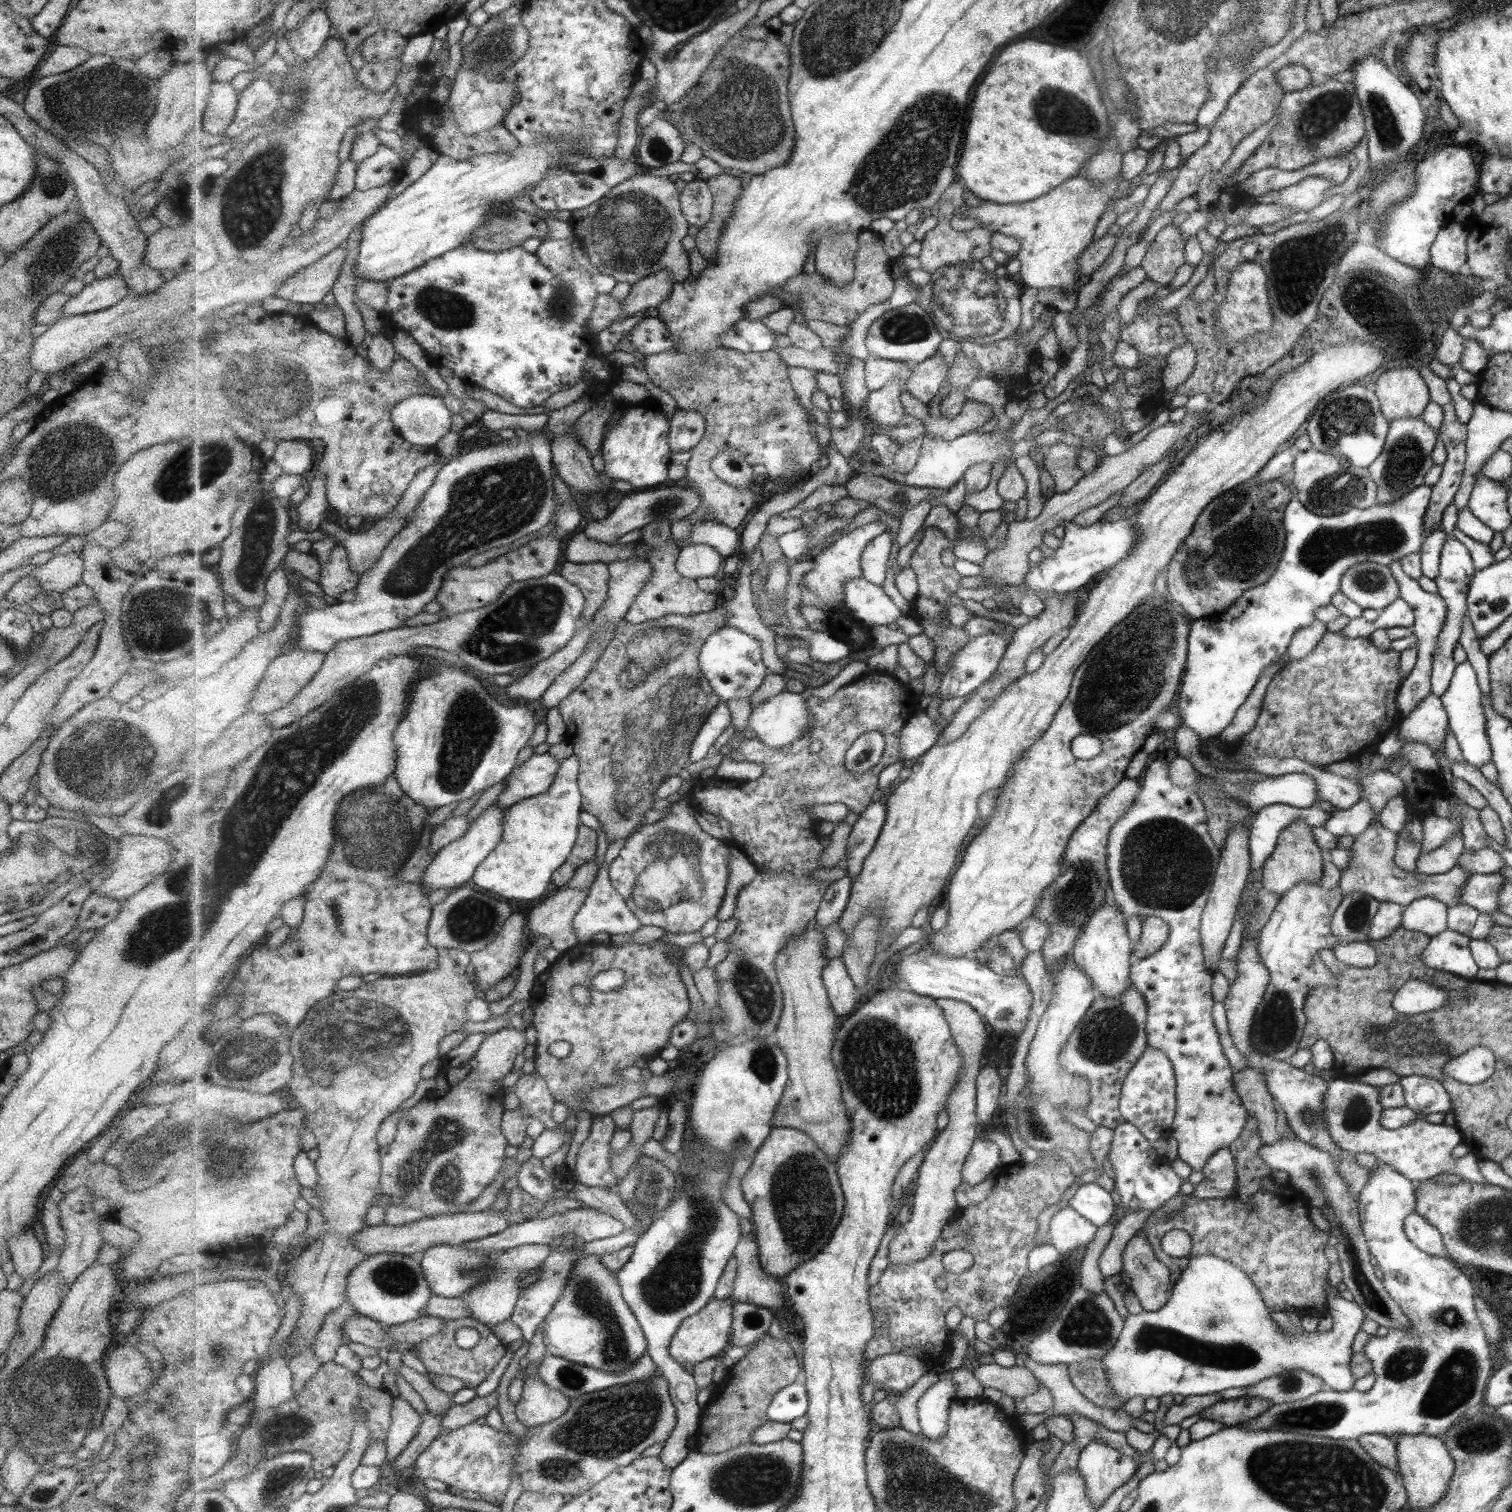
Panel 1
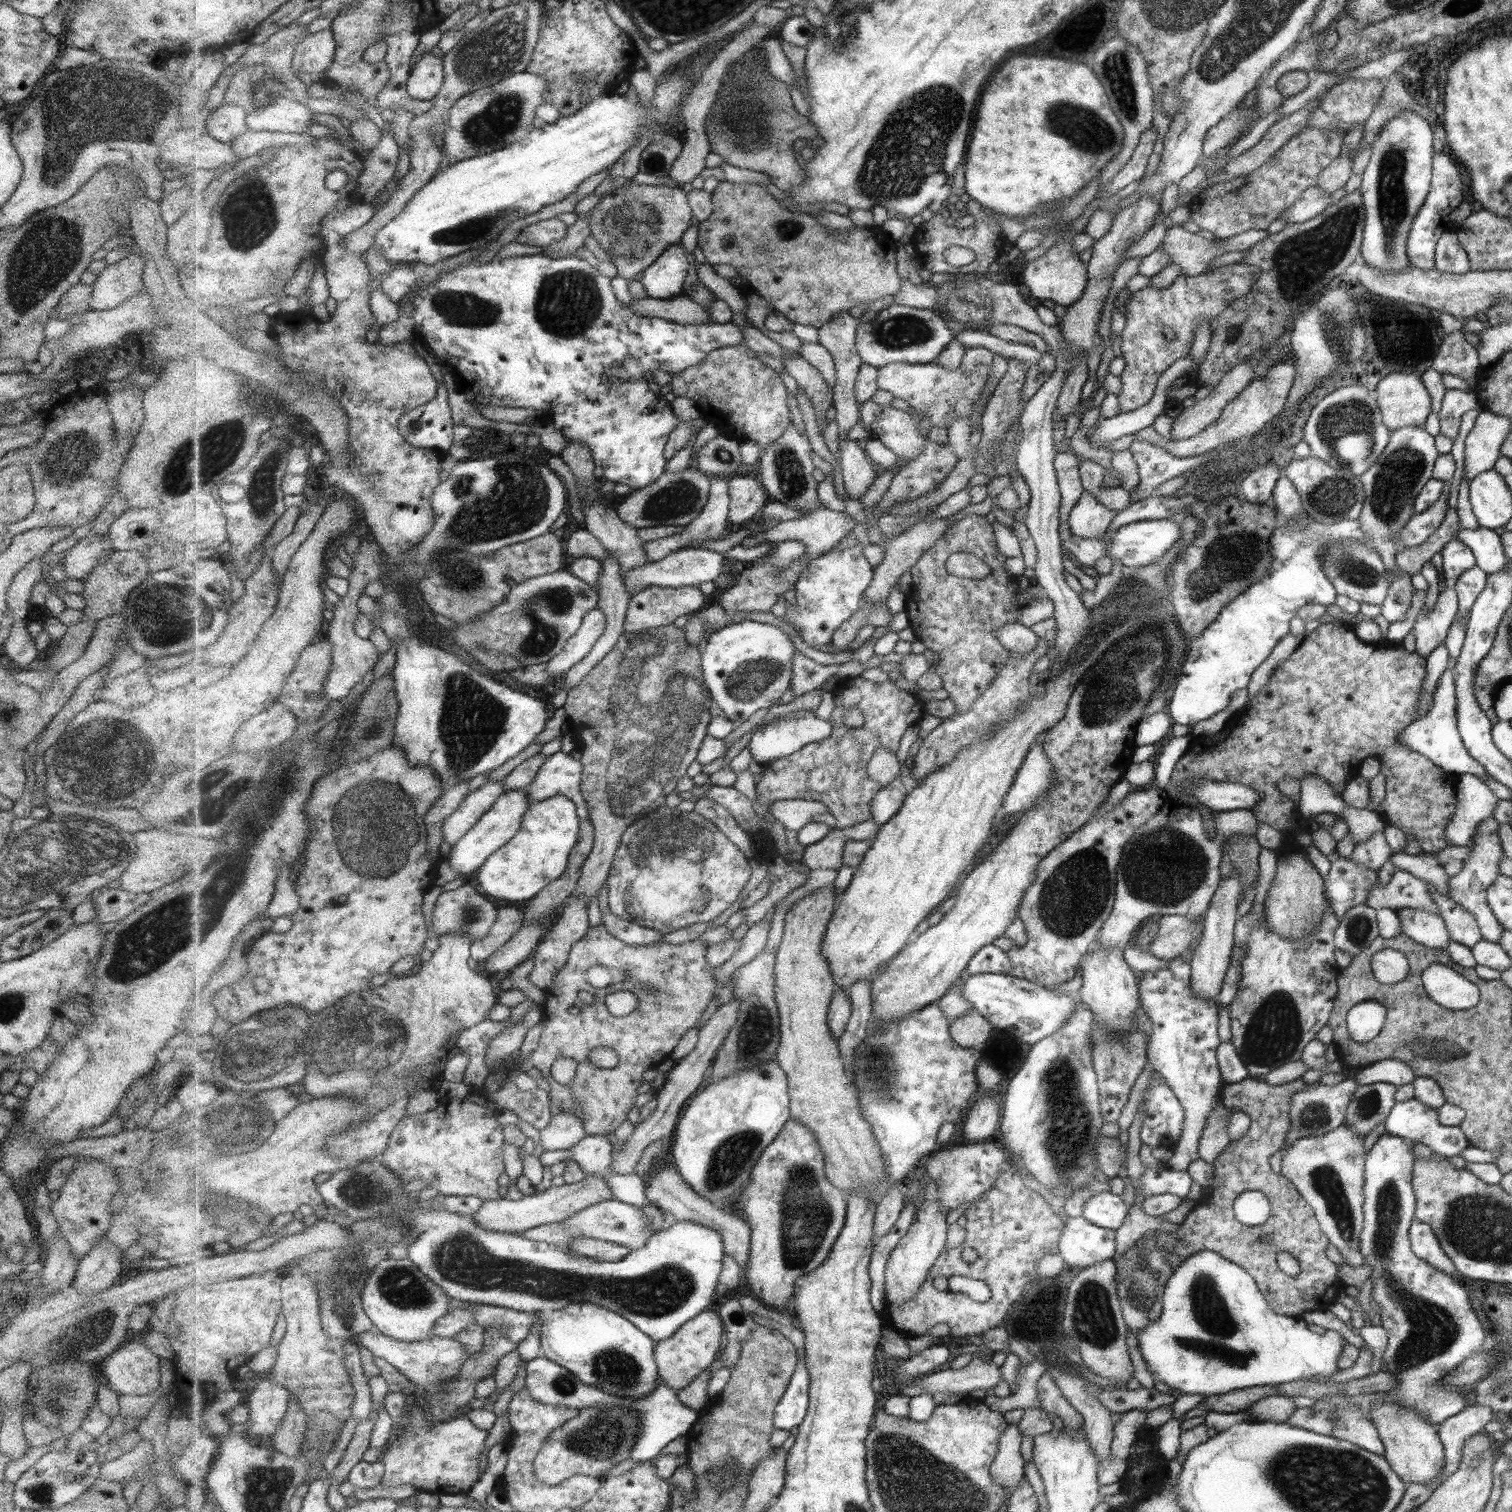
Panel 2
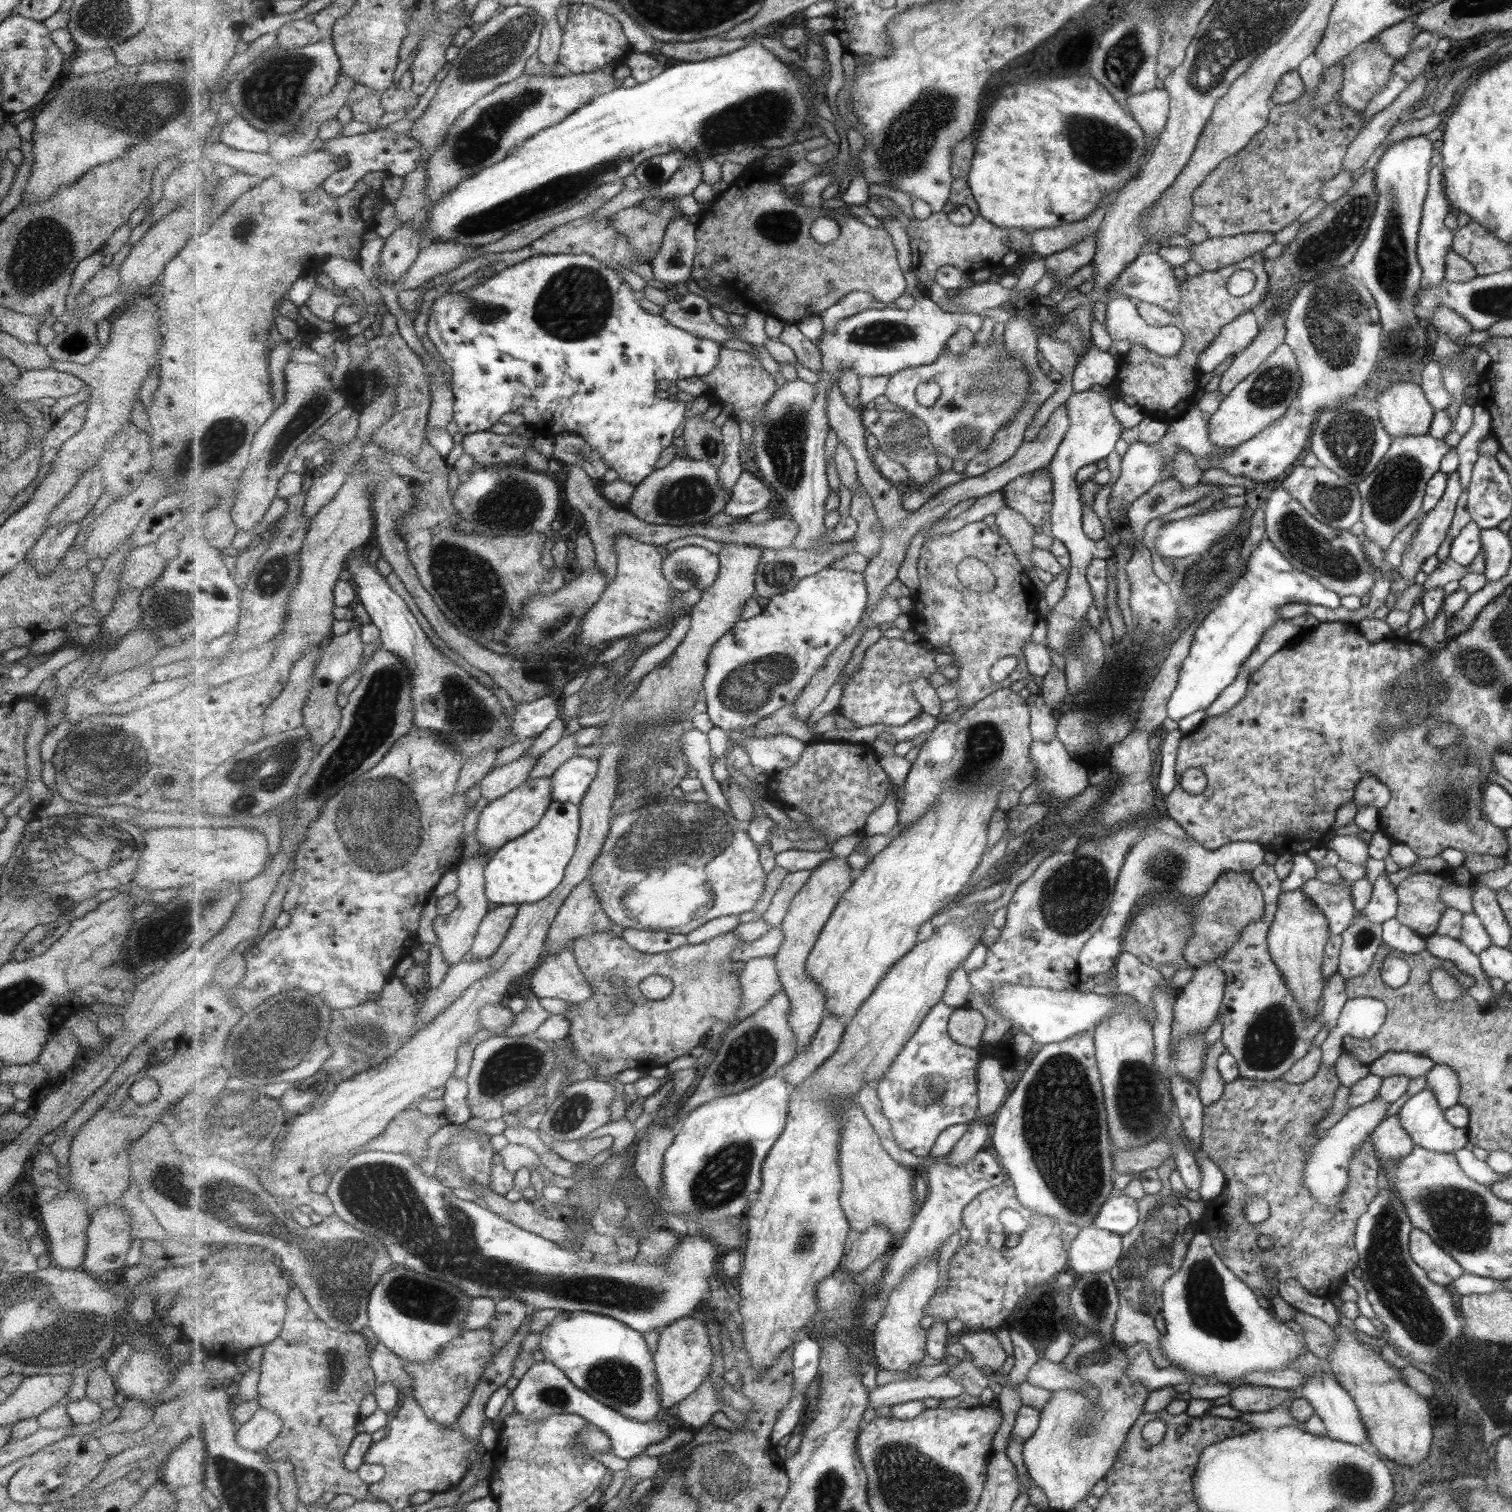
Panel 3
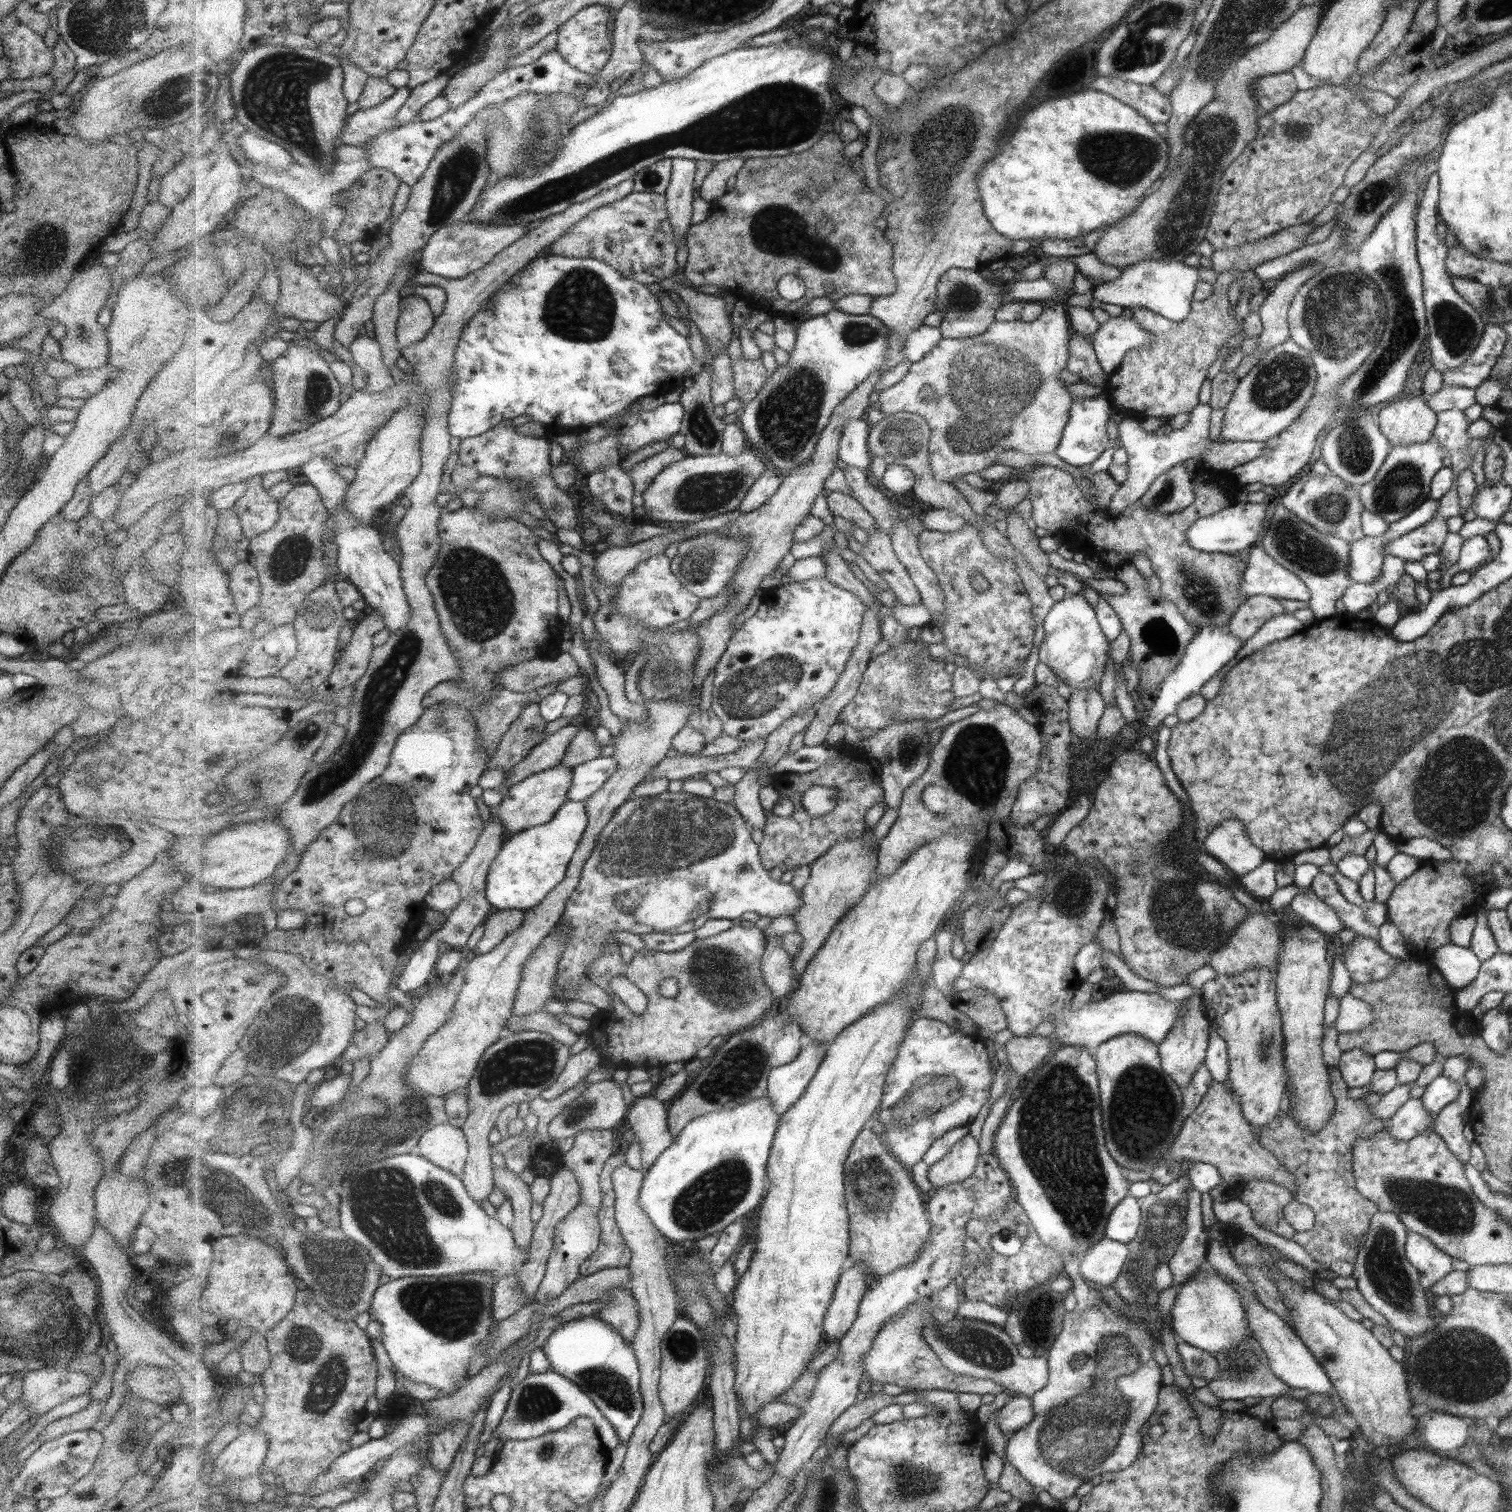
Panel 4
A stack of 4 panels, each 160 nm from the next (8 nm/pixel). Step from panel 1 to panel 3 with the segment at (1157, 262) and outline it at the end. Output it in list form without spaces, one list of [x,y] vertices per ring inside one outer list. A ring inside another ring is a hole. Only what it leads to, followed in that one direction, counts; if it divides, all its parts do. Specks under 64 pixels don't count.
[[[1253,232],[1237,236],[1208,237],[1187,249],[1191,260],[1195,260],[1203,271],[1211,272],[1261,254],[1272,242],[1275,242],[1272,233]]]

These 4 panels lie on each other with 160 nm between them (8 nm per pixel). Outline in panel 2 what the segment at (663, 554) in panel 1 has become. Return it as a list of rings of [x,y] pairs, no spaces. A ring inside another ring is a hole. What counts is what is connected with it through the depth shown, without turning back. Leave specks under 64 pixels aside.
[[[651,586],[639,592],[630,600],[625,628],[626,632],[641,632],[650,628],[659,628],[673,624],[677,618],[700,611],[711,602],[711,598],[703,595],[699,587],[660,588]]]

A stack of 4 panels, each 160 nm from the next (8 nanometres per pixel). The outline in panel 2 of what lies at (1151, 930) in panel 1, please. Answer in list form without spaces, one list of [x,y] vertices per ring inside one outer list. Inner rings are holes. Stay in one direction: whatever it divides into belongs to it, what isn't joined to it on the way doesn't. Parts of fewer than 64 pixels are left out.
[[[1165,915],[1157,918],[1158,934],[1150,944],[1149,953],[1157,959],[1173,960],[1188,950],[1192,942],[1196,943],[1203,933],[1202,916],[1195,922],[1187,920],[1185,916]]]

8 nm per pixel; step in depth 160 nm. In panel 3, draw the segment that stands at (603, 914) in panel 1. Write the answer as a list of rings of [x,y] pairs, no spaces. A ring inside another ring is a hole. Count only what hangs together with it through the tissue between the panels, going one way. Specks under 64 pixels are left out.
[[[635,928],[624,929],[623,938],[637,950],[647,954],[671,952],[688,944],[686,934],[671,934],[664,931],[646,932]]]

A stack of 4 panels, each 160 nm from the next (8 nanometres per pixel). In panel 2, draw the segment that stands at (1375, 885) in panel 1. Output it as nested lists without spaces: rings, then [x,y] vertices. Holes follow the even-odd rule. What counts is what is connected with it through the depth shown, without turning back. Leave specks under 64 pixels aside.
[[[1493,818],[1481,821],[1470,838],[1469,847],[1467,847],[1469,853],[1467,853],[1465,861],[1462,862],[1462,869],[1455,876],[1449,876],[1447,881],[1447,898],[1466,909],[1475,918],[1482,939],[1491,941],[1493,944],[1498,944],[1504,930],[1495,918],[1494,912],[1491,912],[1486,896],[1488,887],[1492,886],[1492,882],[1500,875],[1499,861],[1504,856],[1498,832],[1499,824]],[[1331,855],[1330,869],[1323,879],[1323,892],[1339,923],[1351,907],[1365,901],[1368,890],[1375,885],[1379,885],[1376,872],[1349,858]]]

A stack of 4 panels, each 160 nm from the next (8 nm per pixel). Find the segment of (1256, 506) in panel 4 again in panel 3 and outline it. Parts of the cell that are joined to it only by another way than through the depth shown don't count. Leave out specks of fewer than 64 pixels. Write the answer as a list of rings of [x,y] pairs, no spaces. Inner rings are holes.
[[[1225,507],[1219,510],[1205,511],[1201,515],[1191,515],[1183,519],[1162,523],[1154,541],[1154,547],[1161,558],[1191,559],[1207,552],[1216,539],[1221,537],[1228,539],[1227,534],[1235,530],[1235,526],[1241,522],[1241,513],[1246,511],[1241,507]]]

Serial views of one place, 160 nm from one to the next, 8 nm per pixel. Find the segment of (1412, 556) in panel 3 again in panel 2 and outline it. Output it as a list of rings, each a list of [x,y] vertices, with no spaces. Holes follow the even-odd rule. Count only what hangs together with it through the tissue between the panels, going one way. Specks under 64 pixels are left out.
[[[1401,574],[1390,582],[1386,590],[1386,598],[1380,604],[1380,614],[1387,622],[1404,619],[1404,612],[1414,605],[1411,597],[1414,587],[1409,580],[1409,574]]]

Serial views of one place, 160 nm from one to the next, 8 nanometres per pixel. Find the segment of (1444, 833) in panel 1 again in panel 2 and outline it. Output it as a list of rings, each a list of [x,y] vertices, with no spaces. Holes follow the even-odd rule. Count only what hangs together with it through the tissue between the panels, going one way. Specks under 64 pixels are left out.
[[[1469,774],[1454,776],[1455,813],[1445,827],[1447,847],[1469,847],[1470,838],[1477,825],[1485,819],[1492,818],[1491,811],[1499,802],[1493,792]],[[1419,853],[1416,855],[1395,854],[1390,858],[1390,863],[1395,870],[1402,870],[1414,876],[1417,880],[1422,880],[1424,883],[1428,882],[1441,896],[1448,896],[1448,876],[1442,866],[1439,866],[1437,859],[1435,859],[1437,853]]]

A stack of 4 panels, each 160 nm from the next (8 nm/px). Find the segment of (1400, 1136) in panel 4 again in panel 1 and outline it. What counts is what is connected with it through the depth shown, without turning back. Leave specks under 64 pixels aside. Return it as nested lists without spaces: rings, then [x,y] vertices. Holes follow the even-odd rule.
[[[1376,1162],[1376,1164],[1368,1172],[1366,1183],[1359,1189],[1358,1197],[1358,1217],[1360,1220],[1360,1229],[1362,1235],[1366,1240],[1368,1246],[1368,1252],[1371,1257],[1377,1261],[1377,1268],[1381,1271],[1383,1278],[1381,1283],[1389,1294],[1389,1297],[1398,1304],[1399,1310],[1404,1314],[1409,1321],[1409,1330],[1407,1332],[1401,1332],[1401,1330],[1388,1330],[1388,1333],[1384,1337],[1371,1337],[1363,1346],[1363,1354],[1369,1359],[1372,1366],[1372,1372],[1375,1375],[1375,1380],[1371,1388],[1367,1392],[1358,1393],[1352,1391],[1351,1393],[1333,1392],[1333,1390],[1323,1390],[1305,1398],[1305,1400],[1297,1400],[1297,1402],[1281,1402],[1279,1404],[1272,1404],[1271,1408],[1268,1408],[1265,1412],[1262,1412],[1257,1418],[1252,1418],[1248,1422],[1241,1422],[1235,1424],[1238,1427],[1245,1427],[1249,1429],[1259,1430],[1278,1430],[1283,1432],[1290,1432],[1291,1434],[1302,1434],[1307,1436],[1324,1436],[1335,1440],[1356,1440],[1359,1435],[1363,1434],[1384,1434],[1385,1436],[1397,1436],[1405,1433],[1410,1434],[1426,1434],[1431,1436],[1442,1436],[1446,1430],[1451,1427],[1461,1414],[1467,1411],[1475,1411],[1481,1406],[1481,1398],[1483,1397],[1483,1390],[1485,1390],[1485,1384],[1487,1384],[1487,1378],[1489,1378],[1489,1346],[1487,1344],[1487,1336],[1483,1332],[1482,1326],[1479,1324],[1477,1316],[1477,1308],[1473,1308],[1473,1290],[1471,1290],[1471,1282],[1465,1274],[1461,1273],[1461,1270],[1455,1262],[1449,1260],[1447,1256],[1441,1257],[1429,1257],[1426,1253],[1419,1251],[1419,1249],[1411,1242],[1406,1235],[1404,1226],[1404,1220],[1406,1216],[1414,1212],[1414,1207],[1417,1206],[1417,1197],[1414,1195],[1415,1184],[1407,1177],[1404,1177],[1402,1173],[1396,1171],[1391,1165]]]

